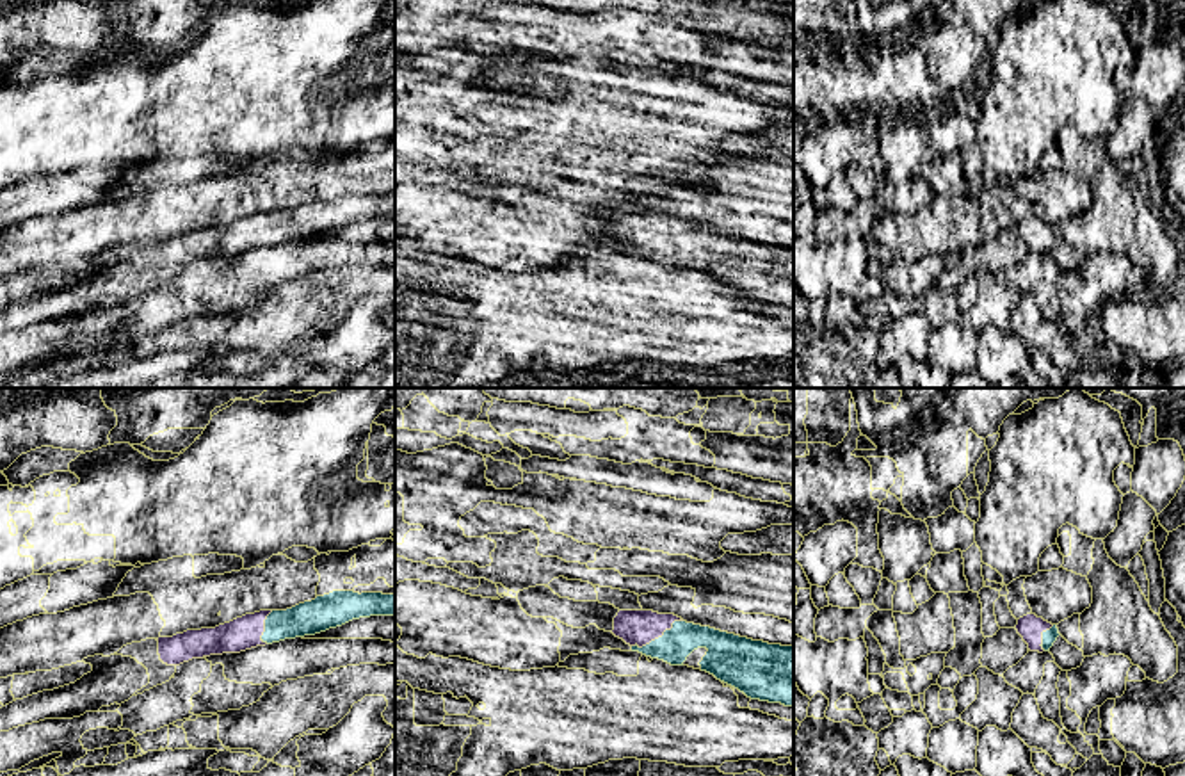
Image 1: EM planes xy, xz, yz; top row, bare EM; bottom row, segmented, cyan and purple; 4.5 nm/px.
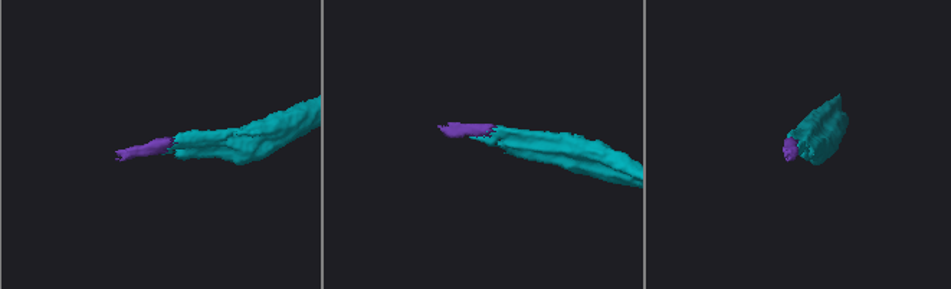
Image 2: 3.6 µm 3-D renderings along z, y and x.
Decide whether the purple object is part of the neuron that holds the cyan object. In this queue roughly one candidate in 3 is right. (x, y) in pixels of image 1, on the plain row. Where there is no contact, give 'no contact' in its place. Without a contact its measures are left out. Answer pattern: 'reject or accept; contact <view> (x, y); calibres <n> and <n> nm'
accept; contact xz (659, 239); calibres 150 and 160 nm

